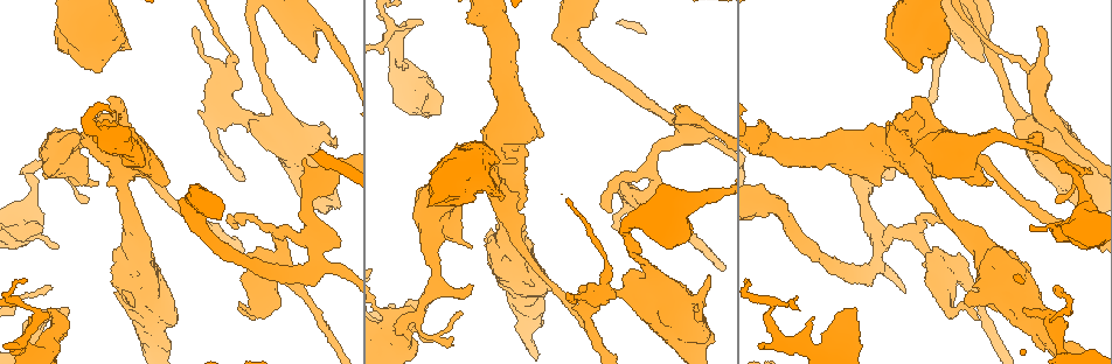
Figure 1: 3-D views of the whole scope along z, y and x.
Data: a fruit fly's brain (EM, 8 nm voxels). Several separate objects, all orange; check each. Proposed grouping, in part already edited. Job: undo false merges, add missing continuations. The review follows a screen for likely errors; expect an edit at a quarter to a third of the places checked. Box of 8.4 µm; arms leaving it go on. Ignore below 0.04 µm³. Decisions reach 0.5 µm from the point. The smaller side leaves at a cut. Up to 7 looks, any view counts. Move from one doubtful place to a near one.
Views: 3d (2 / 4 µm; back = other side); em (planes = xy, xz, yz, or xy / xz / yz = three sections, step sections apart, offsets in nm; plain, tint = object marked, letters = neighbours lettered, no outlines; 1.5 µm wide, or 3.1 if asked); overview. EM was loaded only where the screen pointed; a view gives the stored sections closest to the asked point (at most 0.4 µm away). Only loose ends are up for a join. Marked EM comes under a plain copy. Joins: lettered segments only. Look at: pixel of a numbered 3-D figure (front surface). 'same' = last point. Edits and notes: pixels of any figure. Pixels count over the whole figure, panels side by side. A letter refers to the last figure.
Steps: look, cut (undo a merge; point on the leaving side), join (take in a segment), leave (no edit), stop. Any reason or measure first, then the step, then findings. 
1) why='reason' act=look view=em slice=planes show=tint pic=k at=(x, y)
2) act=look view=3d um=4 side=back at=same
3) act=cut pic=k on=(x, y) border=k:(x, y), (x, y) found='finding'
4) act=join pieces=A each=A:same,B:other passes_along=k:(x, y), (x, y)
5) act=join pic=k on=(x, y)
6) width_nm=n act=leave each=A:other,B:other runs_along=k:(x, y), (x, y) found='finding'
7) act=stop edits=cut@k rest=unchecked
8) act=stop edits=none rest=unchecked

why='free end' act=look view=3d um=2 pic=1 at=(249, 255)

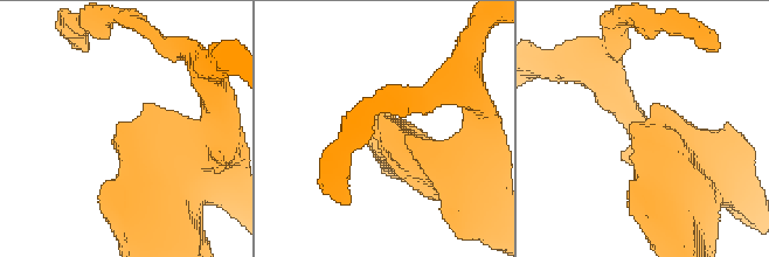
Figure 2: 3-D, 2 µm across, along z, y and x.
act=look view=em slice=planes show=letters pic=2 at=(636, 122)

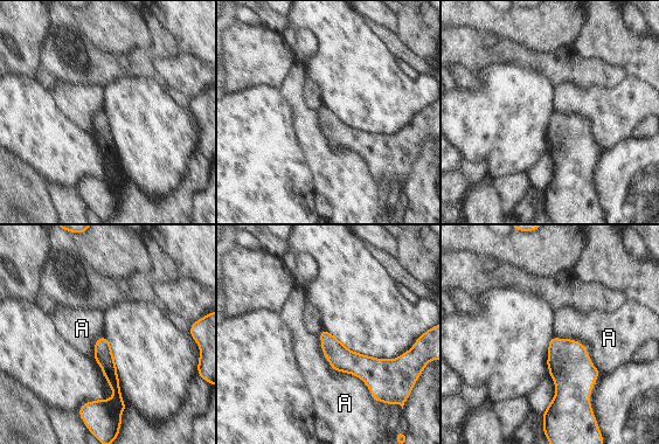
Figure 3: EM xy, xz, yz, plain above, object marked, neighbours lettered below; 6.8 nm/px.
act=leave each=A:other border=3:(318, 334), (376, 402) found='no lettered segment goes on from it'

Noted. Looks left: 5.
why='sharp bend' act=look view=3d um=4 pic=1 at=(402, 26)

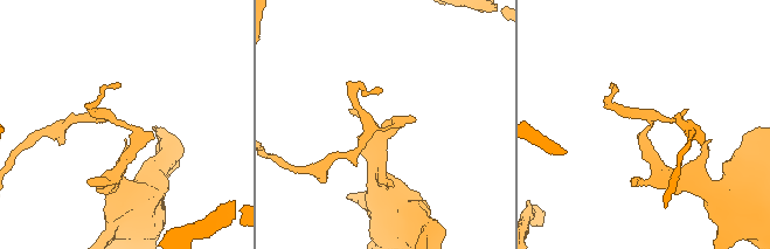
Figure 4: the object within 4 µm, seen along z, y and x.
act=look view=em slice=planes show=tint pic=4 at=(129, 127)

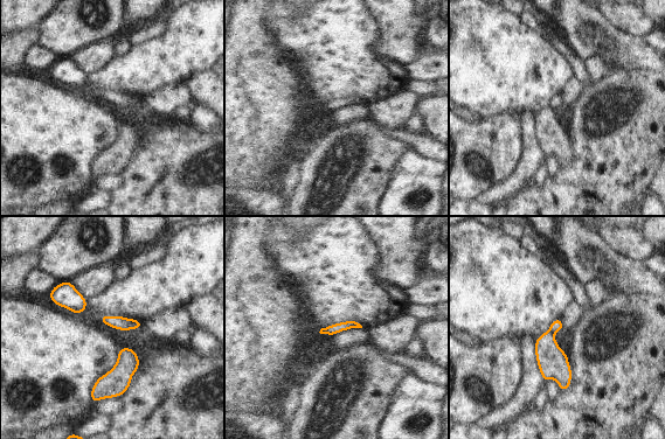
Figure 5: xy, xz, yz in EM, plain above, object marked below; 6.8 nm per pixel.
act=look view=em slice=planes show=letters at=same

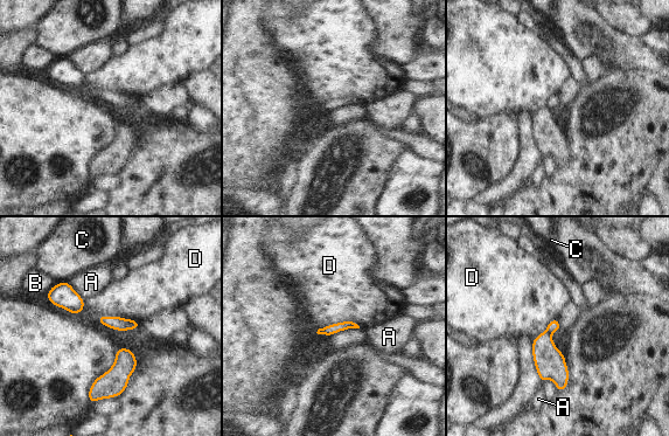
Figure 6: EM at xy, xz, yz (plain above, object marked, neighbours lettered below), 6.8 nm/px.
longest_contact=D:280nm act=cut pic=6 on=(553, 325) each=A:other,B:other,C:other,D:other part_leaving=6:(102, 318), (113, 323), (137, 325) found='a second neuron is stuck on'

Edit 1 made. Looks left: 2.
why='an open end' act=look view=em slice=planes show=letters pic=1 at=(422, 111)

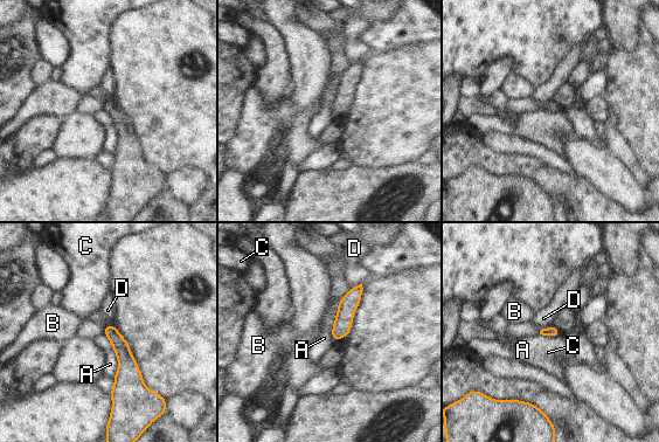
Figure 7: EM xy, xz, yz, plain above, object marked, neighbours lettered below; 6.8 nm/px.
act=leave each=A:other,B:other,C:other,D:other border=7:(112, 323), (103, 329) found='none of them fits'

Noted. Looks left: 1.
act=stop edits=cut@6 rest=unchecked

